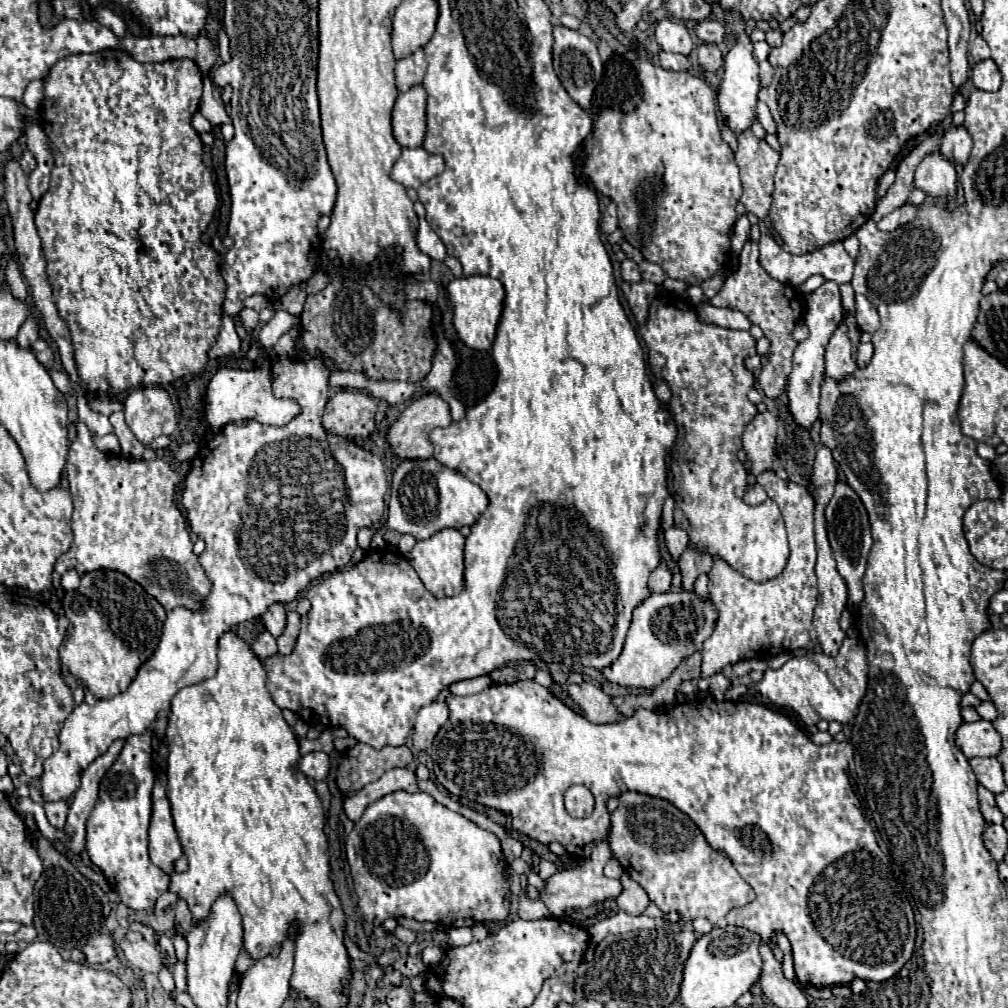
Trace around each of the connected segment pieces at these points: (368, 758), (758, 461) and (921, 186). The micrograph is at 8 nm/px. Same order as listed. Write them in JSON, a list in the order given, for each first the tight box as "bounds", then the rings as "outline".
[{"bounds":[336,744,412,796],"outline":[[[356,744],[348,750],[338,764],[336,784],[344,792],[344,796],[352,796],[360,792],[368,782],[380,778],[386,770],[396,766],[408,766],[412,762],[412,750],[408,746],[384,746],[382,750],[374,750],[366,744]]]},{"bounds":[742,412,778,476],"outline":[[[762,412],[744,428],[742,444],[748,454],[748,460],[754,464],[750,470],[750,474],[754,476],[772,468],[774,446],[776,446],[776,426],[778,426],[778,418],[770,412]]]},{"bounds":[914,152,956,200],"outline":[[[940,152],[928,154],[920,166],[916,168],[914,188],[926,192],[934,198],[956,200],[956,170],[950,160],[946,160]]]}]

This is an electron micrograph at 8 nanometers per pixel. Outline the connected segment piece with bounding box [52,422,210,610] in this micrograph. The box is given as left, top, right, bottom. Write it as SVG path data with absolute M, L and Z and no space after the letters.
M78 422L76 428L78 438L70 444L66 462L66 478L70 482L70 494L74 500L74 542L70 550L56 560L52 574L54 590L62 590L60 576L68 570L76 570L80 576L92 570L116 570L144 586L144 590L152 594L164 606L164 610L172 610L176 606L198 610L202 606L202 598L210 592L210 582L202 566L198 564L198 556L194 556L192 552L192 540L186 530L186 518L176 506L176 486L180 484L180 476L164 460L146 462L104 454L94 446L92 434L88 432L86 424Z

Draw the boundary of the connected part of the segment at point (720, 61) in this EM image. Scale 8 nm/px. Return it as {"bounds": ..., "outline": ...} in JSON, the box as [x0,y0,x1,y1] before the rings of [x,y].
{"bounds":[699,45,724,71],"outline":[[[703,45],[699,48],[699,62],[703,66],[710,71],[719,70],[724,64],[724,58],[722,56],[722,52],[720,52],[720,48],[714,45]]]}

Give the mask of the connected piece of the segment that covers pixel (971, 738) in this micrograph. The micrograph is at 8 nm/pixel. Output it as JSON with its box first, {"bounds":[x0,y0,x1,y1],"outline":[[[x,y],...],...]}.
{"bounds":[954,720,1000,758],"outline":[[[986,720],[962,724],[954,734],[956,746],[966,758],[972,756],[996,756],[1000,752],[1000,734]]]}

